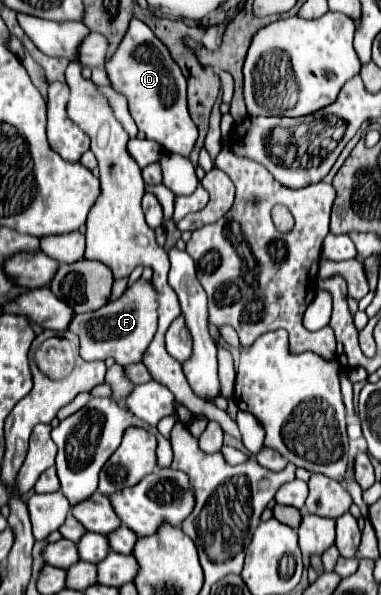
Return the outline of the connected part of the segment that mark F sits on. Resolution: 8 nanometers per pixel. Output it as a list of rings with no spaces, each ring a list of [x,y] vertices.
[[[139,277],[125,293],[107,303],[105,307],[93,313],[81,313],[73,317],[73,325],[69,327],[81,339],[81,357],[85,361],[97,361],[113,357],[119,365],[133,365],[143,363],[145,351],[155,337],[157,331],[157,291],[151,281]]]

